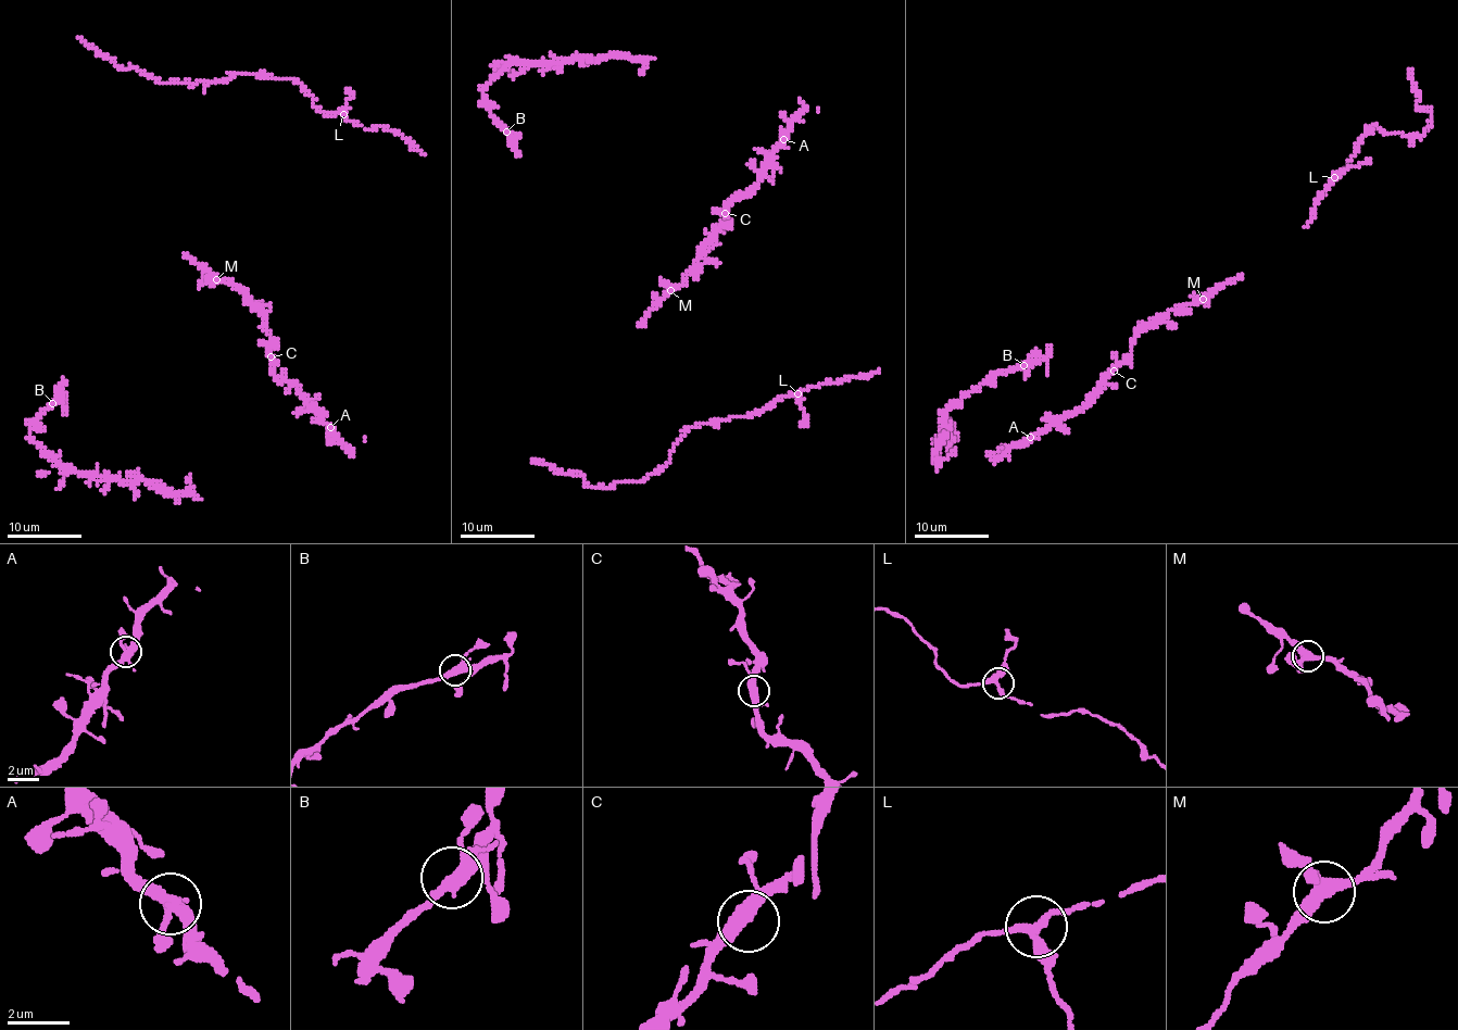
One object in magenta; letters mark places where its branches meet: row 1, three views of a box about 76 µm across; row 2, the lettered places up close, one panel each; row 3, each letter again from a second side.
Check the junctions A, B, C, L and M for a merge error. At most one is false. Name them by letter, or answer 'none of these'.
none of these

